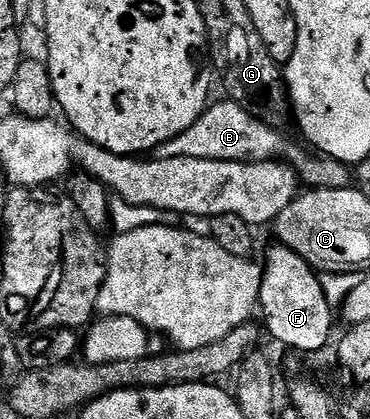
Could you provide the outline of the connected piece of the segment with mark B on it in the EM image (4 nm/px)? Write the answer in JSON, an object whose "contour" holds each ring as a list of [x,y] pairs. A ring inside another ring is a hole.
{"contour":[[[224,101],[212,102],[207,110],[177,137],[165,141],[157,152],[160,159],[173,157],[193,157],[201,161],[237,161],[238,163],[261,163],[264,161],[286,160],[294,167],[296,176],[304,188],[337,189],[348,186],[349,167],[346,163],[338,163],[326,155],[302,151],[299,147],[287,147],[287,139],[282,130],[270,127],[261,122],[253,113],[245,110],[240,103]]]}

